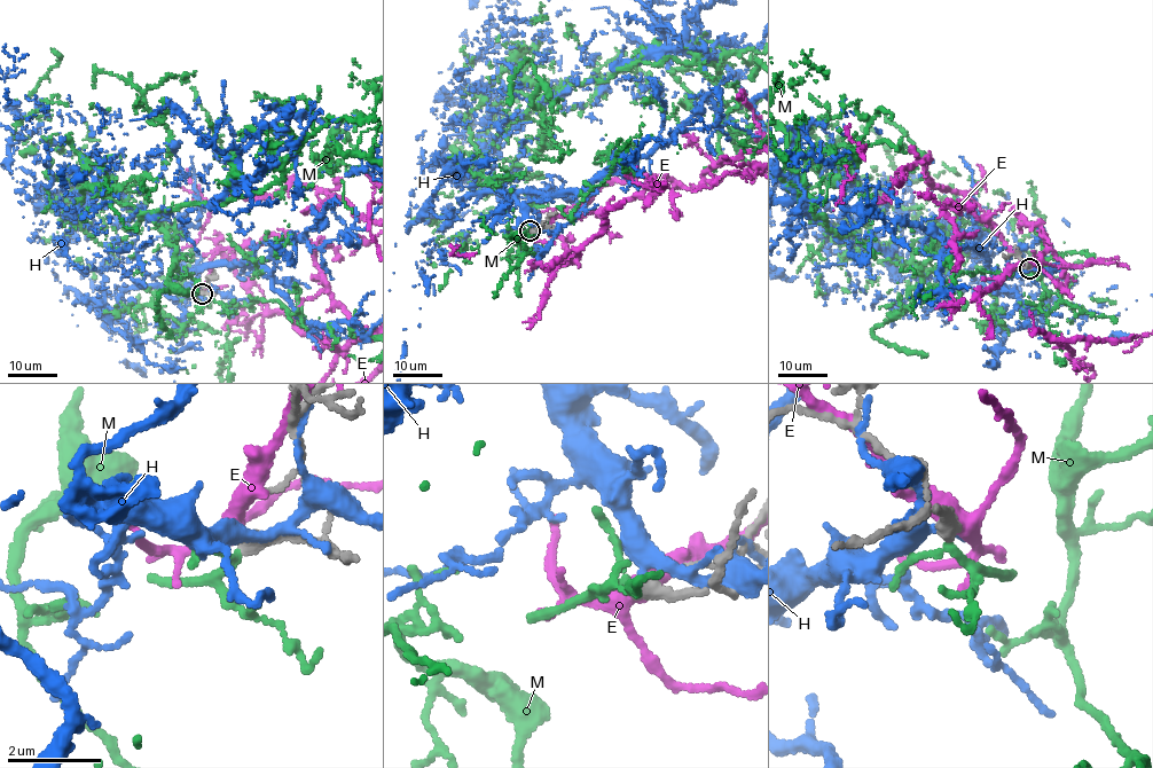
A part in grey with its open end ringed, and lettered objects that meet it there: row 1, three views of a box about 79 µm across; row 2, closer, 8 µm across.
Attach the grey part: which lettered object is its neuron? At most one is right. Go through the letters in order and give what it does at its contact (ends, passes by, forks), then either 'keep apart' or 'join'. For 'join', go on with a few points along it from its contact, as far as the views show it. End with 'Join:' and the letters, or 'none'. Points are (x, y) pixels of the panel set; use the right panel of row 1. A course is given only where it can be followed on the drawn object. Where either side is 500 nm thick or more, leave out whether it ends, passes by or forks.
E: it forks there; keep apart
H: it forks there; keep apart
M: it forks there; join
Join: M

